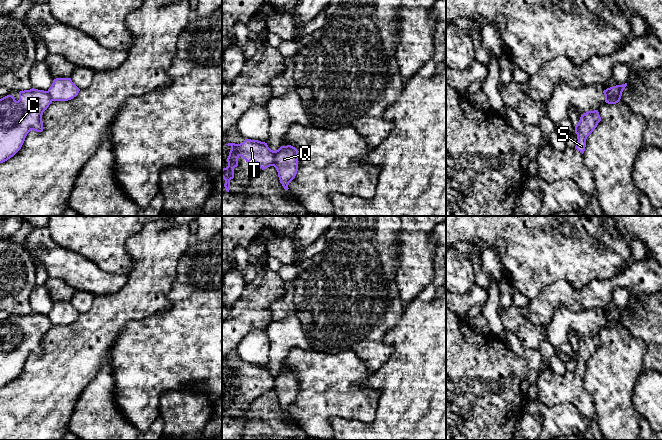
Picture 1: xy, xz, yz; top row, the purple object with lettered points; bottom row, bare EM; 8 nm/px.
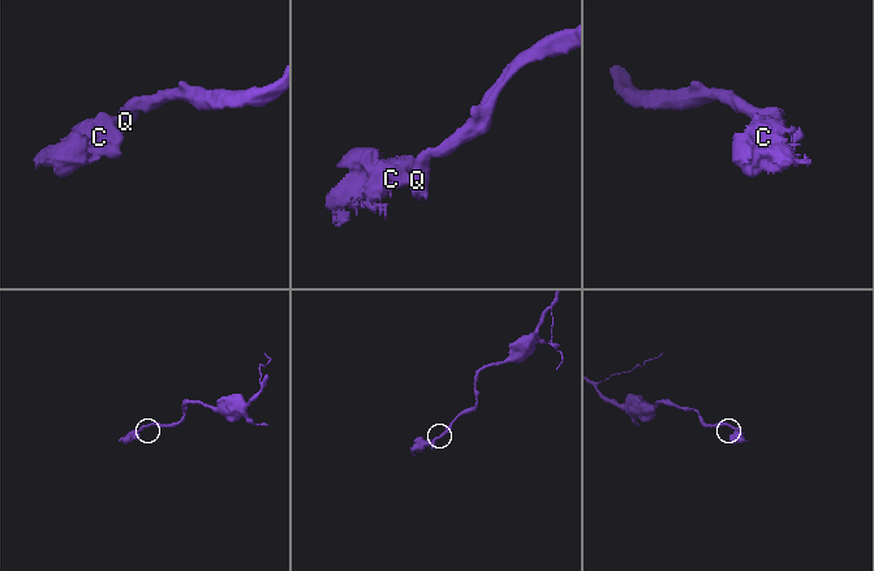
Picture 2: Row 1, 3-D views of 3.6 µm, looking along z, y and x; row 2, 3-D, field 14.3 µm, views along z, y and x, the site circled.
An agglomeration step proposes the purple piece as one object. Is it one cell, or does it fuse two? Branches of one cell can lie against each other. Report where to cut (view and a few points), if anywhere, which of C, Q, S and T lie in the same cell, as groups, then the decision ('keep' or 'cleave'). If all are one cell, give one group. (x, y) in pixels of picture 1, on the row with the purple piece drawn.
cut in xz along (275, 151), (272, 165); C S T / Q; cleave

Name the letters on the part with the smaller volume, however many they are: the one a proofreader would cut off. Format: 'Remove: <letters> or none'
Remove: C, S, T

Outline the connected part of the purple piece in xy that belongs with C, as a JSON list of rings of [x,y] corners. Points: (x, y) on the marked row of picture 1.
[[[34,88],[20,91],[18,101],[12,95],[7,95],[0,99],[0,163],[7,161],[21,149],[27,134],[31,130],[36,132],[43,131],[42,115],[52,101],[47,91]]]

